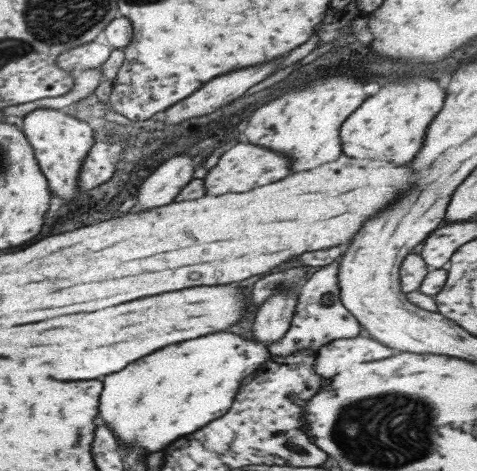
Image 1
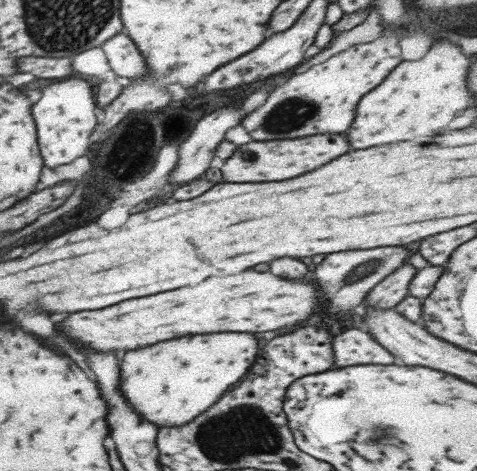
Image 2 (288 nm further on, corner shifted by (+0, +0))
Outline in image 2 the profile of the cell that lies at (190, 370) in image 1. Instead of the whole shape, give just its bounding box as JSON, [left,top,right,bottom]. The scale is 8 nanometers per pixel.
[119,332,257,430]

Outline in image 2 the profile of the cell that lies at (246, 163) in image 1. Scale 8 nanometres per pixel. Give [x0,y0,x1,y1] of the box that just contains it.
[221,136,347,182]

